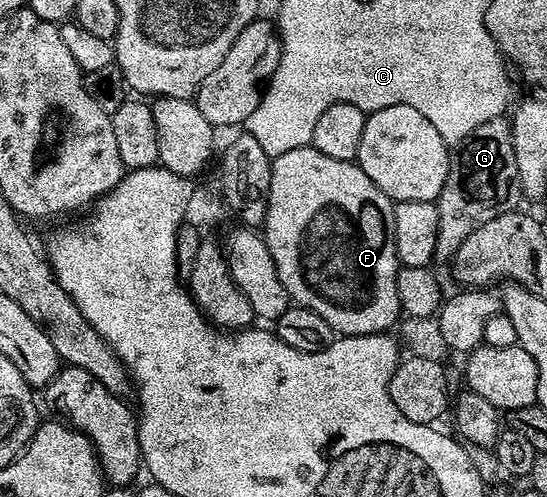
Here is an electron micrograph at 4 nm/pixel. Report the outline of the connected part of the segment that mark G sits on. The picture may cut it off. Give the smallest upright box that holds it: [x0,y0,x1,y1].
[435,118,520,262]

